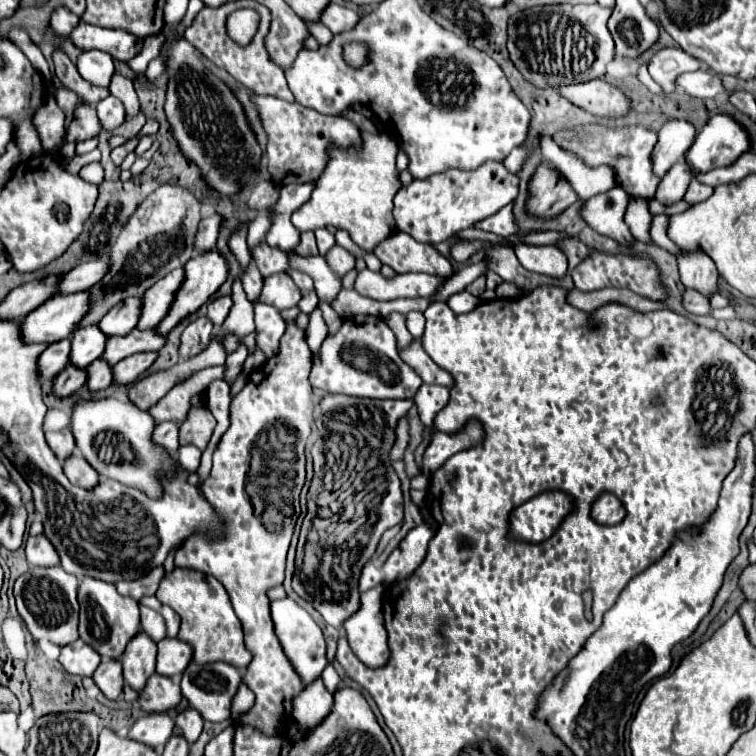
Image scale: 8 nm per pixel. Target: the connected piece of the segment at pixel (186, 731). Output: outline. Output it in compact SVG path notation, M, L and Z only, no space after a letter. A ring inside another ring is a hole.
M186 708L186 710L182 710L178 716L176 716L176 726L182 730L182 734L186 736L186 740L192 744L198 736L200 736L200 732L202 732L202 716L194 710L194 708Z

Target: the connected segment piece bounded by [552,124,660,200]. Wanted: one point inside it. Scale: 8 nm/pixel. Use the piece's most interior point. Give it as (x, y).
(627, 151)

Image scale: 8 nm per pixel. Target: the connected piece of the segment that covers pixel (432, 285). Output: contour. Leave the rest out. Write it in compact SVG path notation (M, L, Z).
M362 270L356 278L356 292L374 300L396 300L396 298L418 298L430 296L444 282L444 278L422 274L422 272L406 272L386 278L380 272Z

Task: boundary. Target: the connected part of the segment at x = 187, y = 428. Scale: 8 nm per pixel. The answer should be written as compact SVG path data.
M190 408L186 422L180 424L180 446L192 444L202 452L208 448L216 428L216 418L206 408Z

